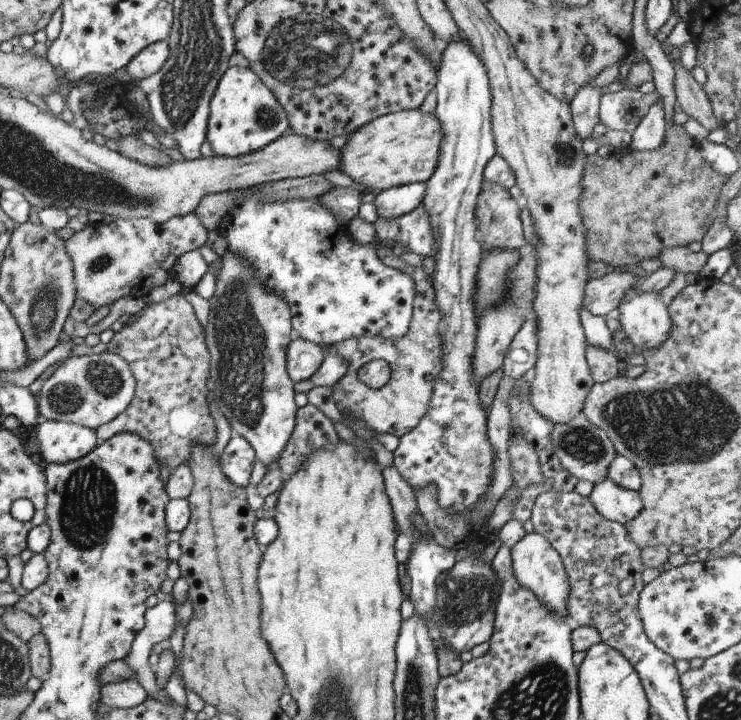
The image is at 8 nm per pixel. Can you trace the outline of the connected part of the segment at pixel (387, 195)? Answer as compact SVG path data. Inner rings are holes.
M405 183L375 194L373 206L379 219L394 219L420 205L425 183Z

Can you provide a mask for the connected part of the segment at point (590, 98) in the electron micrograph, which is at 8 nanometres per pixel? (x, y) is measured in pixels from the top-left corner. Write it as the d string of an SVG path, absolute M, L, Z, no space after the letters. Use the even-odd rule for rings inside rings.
M592 82L583 85L568 102L572 125L581 142L592 137L591 128L600 122L598 104L601 94L599 88L592 86Z

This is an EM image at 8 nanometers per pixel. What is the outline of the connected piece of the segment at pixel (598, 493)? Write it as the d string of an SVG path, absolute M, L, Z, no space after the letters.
M607 478L595 483L588 497L601 516L622 525L642 511L637 491L621 488Z

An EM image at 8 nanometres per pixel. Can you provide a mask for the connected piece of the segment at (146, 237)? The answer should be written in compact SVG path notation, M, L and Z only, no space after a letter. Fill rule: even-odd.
M195 213L171 217L165 222L156 223L147 217L132 219L115 218L108 223L87 222L83 229L75 231L67 240L64 247L72 262L76 298L83 298L95 308L112 304L117 298L135 294L139 288L147 292L165 282L167 277L174 276L174 264L183 253L197 249L203 245L207 230L201 225Z

